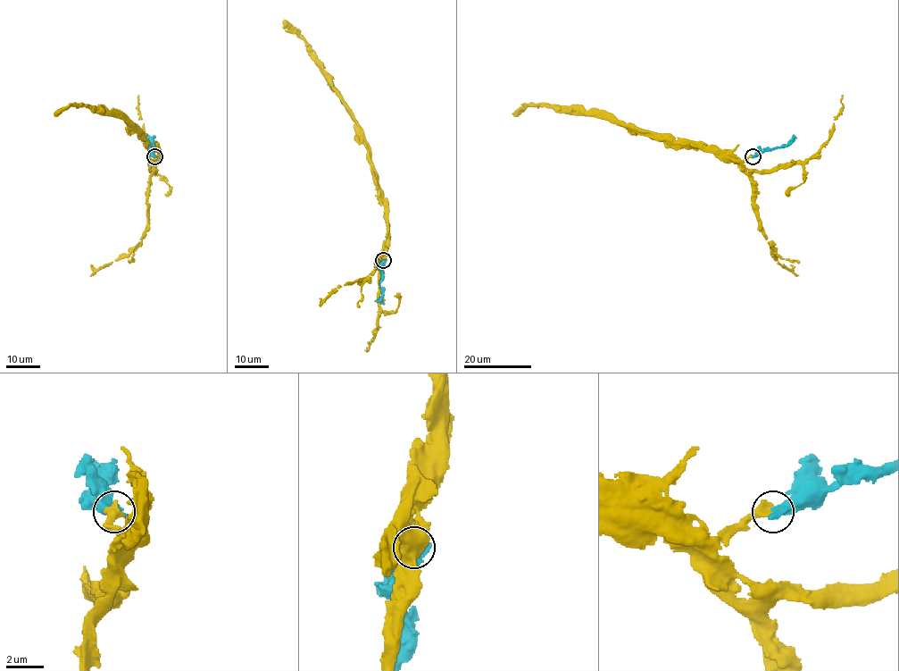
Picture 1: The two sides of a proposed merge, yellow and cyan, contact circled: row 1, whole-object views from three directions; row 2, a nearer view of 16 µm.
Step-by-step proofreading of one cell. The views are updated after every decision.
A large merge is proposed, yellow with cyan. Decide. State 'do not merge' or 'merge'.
merge

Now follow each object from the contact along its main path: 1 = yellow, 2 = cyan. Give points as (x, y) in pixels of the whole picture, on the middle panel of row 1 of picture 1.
1: (384, 260), (387, 213), (362, 128), (333, 87), (315, 52), (284, 19)
2: (384, 260), (380, 282), (382, 296), (376, 301)

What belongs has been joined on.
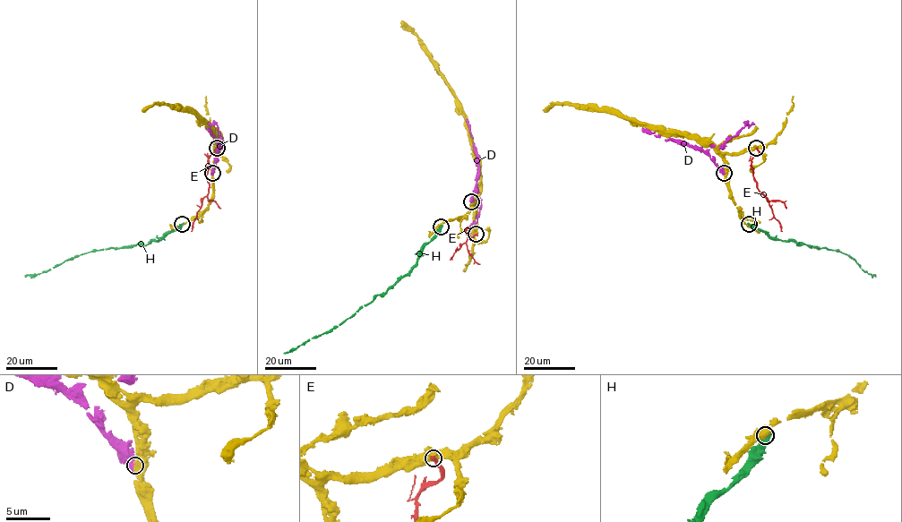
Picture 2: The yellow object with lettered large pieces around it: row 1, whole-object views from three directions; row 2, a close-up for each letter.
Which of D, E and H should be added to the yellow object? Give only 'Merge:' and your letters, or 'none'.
Merge: none

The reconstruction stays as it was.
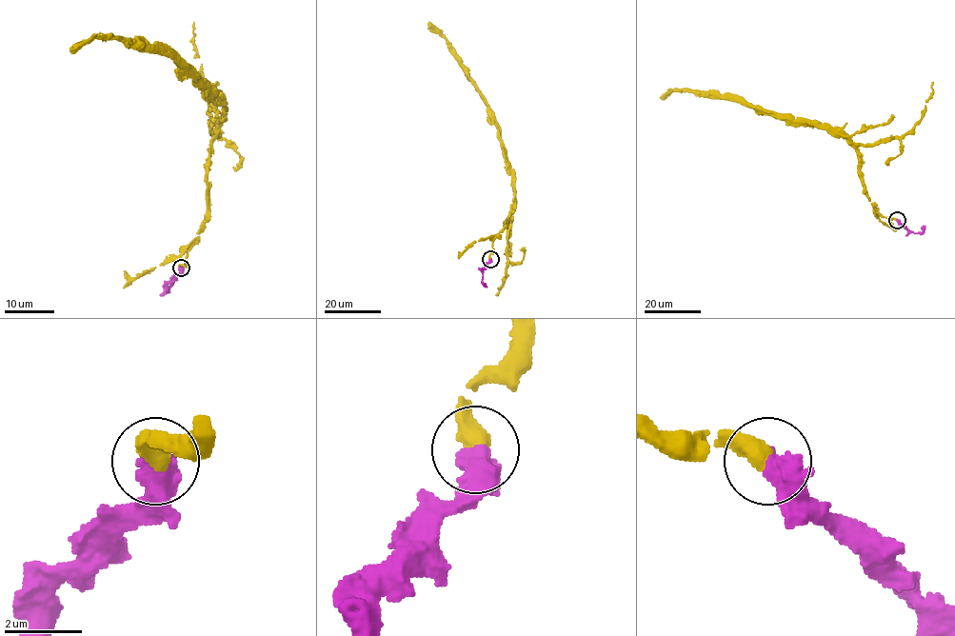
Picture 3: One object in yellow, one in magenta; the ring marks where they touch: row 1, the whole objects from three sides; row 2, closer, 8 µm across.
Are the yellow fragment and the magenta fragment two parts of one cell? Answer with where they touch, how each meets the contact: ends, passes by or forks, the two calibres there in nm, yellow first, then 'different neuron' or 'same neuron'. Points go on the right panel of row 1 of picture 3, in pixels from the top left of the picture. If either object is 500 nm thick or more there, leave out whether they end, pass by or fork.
(897, 220) | 500/480 nm | same neuron

